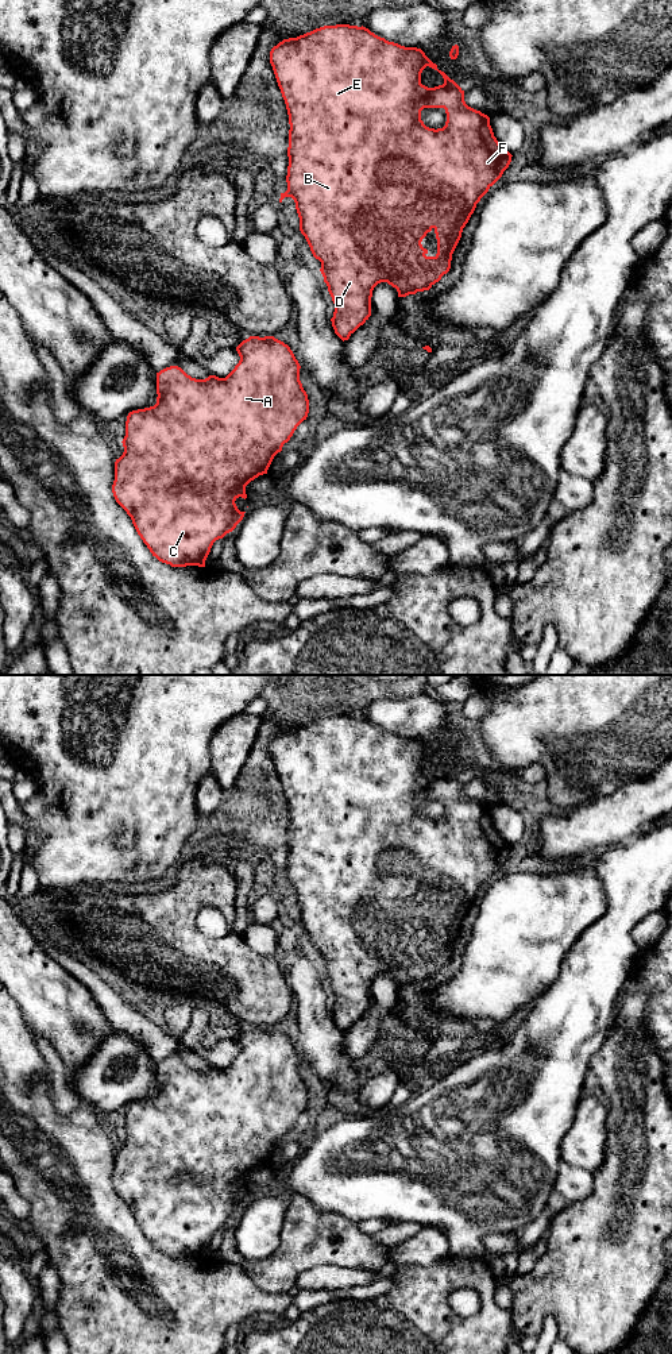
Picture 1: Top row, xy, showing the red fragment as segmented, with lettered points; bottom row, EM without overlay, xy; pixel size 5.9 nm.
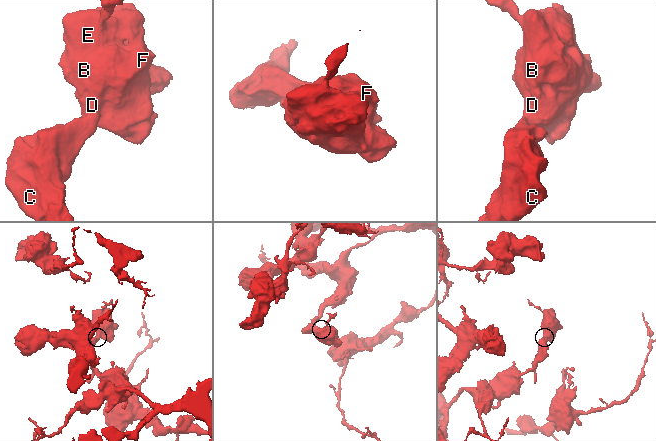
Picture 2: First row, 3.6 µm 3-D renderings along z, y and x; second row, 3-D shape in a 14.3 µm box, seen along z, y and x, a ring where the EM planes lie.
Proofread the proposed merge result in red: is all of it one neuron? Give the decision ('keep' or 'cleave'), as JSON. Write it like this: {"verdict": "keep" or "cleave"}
{"verdict": "keep"}

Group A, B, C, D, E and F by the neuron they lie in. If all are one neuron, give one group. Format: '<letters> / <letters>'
A B C D E F

